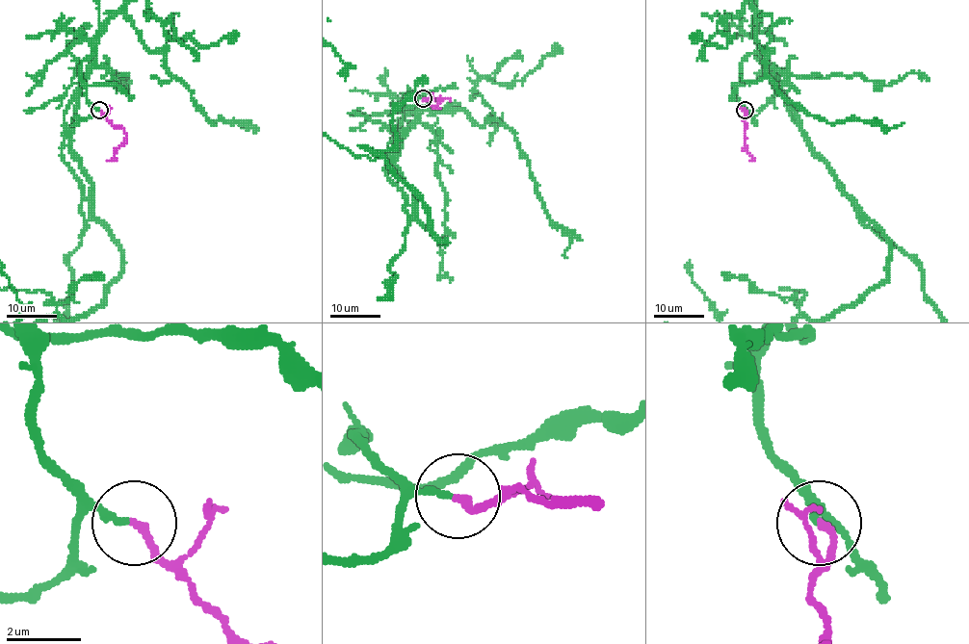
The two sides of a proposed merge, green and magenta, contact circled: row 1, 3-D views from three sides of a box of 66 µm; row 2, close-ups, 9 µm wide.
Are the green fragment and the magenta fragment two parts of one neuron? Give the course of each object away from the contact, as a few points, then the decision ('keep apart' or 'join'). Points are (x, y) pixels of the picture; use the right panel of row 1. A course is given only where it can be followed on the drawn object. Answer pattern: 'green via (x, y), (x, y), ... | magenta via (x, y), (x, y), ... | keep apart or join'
green via (745, 110), (736, 96), (740, 64), (757, 52), (856, 213), (916, 262), (924, 296) | magenta via (745, 110), (745, 149), (752, 159), (750, 160) | join

